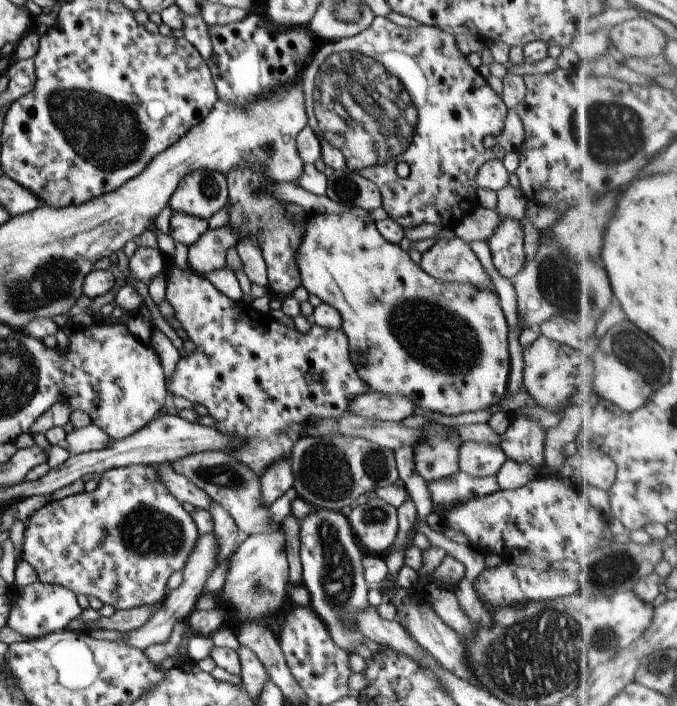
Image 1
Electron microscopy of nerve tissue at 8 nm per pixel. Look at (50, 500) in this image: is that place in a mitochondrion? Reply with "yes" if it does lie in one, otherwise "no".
no

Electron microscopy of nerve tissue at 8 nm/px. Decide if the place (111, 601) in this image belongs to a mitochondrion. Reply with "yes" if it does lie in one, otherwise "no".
no

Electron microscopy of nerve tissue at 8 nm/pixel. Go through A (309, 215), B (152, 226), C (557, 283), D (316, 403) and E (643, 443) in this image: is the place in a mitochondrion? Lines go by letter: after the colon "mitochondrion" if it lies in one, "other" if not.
A: other
B: other
C: mitochondrion
D: other
E: other

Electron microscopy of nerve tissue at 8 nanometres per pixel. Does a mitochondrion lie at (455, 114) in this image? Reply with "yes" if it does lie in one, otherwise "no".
no

